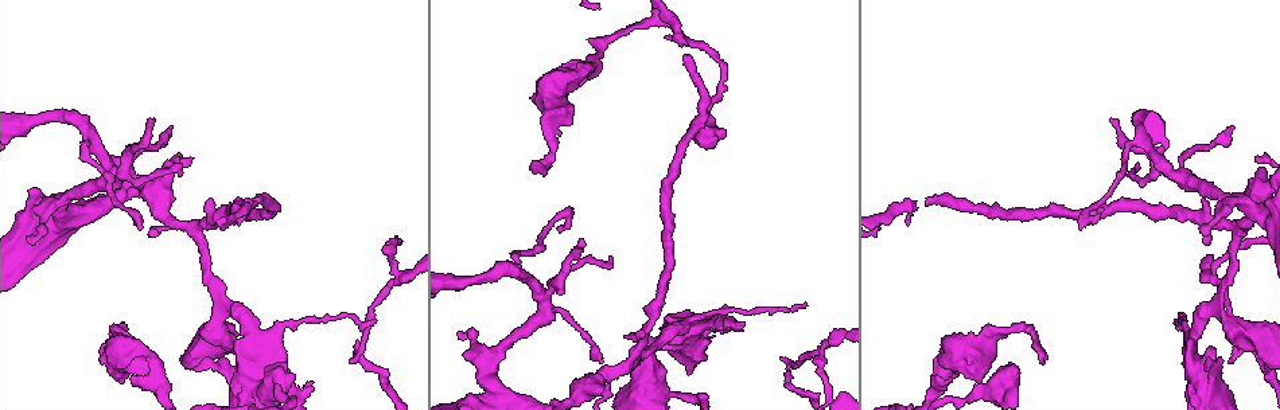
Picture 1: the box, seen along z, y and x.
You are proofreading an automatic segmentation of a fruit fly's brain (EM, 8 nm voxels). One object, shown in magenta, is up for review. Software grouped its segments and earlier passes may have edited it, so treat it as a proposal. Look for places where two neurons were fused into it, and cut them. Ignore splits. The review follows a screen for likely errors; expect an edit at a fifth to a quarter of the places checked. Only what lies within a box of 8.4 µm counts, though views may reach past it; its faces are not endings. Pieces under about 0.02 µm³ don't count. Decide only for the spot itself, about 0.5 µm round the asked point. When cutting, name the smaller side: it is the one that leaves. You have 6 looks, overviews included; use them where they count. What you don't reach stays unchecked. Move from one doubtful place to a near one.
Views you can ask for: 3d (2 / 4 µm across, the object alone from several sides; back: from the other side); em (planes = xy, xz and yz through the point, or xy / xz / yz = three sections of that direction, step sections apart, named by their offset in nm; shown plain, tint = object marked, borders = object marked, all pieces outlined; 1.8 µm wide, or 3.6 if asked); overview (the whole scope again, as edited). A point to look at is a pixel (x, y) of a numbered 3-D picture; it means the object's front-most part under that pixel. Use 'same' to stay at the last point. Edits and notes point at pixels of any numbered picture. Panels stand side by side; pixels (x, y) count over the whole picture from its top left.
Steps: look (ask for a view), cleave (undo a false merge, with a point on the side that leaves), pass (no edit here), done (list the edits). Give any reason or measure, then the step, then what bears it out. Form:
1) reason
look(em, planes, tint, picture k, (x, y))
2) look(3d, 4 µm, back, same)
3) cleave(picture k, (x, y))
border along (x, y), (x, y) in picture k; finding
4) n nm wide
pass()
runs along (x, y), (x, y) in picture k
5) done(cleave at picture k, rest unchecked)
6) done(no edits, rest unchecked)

abrupt turn
look(em, planes, tint, picture 1, (543, 299))

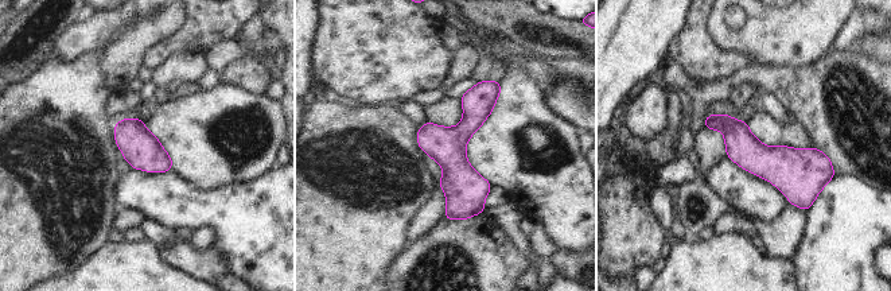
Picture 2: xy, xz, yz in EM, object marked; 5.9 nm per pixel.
200 nm wide
pass()
runs along (497, 86), (456, 138), (451, 216) in picture 2; all the same neuron

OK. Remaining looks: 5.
three arms meet
look(3d, 2 µm, picture 1, (1221, 299))

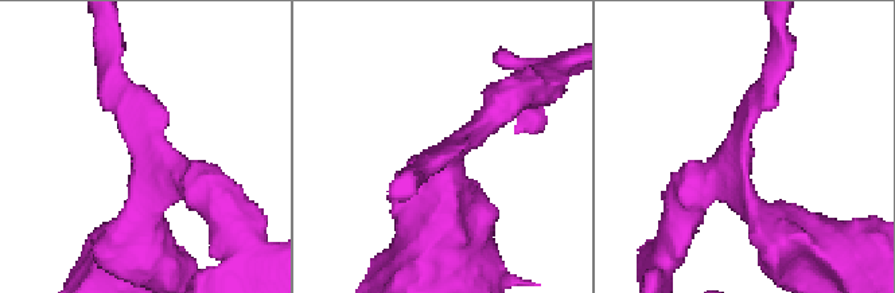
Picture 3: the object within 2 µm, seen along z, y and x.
3 arms; now the EM
look(em, 3.6 µm, yz, step 8, tint, picture 3, (743, 151))

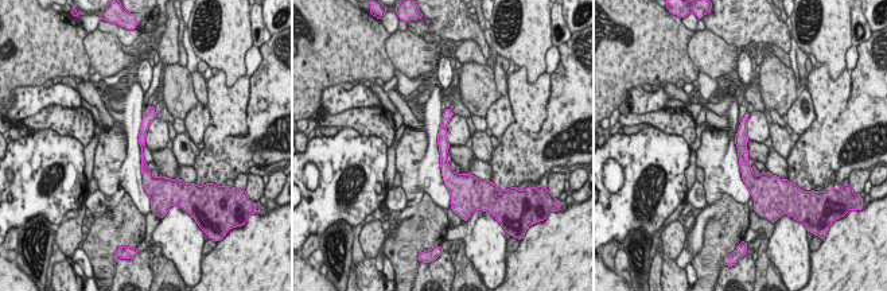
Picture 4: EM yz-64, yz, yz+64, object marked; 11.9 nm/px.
look(em, 3.6 µm, planes, tint, same)

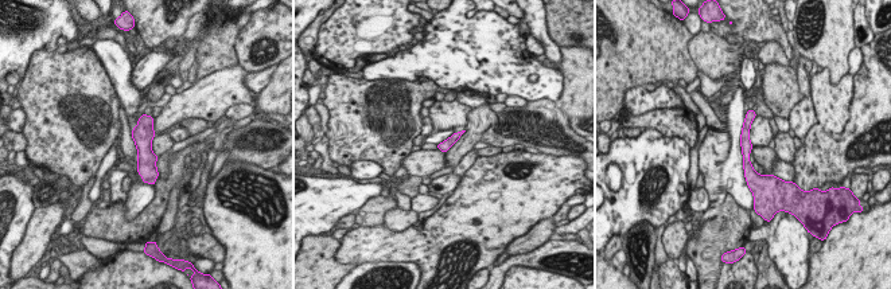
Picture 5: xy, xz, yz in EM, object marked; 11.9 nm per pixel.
pass()
runs along (750, 114), (746, 164), (754, 183) in picture 5; one neuron here

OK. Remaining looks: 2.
calibre changes
look(3d, 4 µm, picture 1, (273, 390))

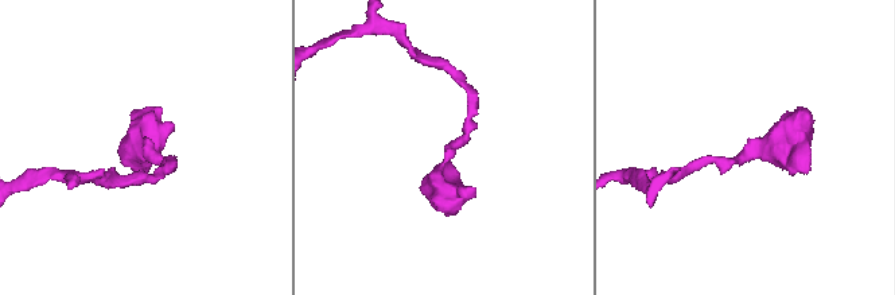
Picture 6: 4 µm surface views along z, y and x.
look(em, xy, step 4, tint, picture 6, (147, 149))

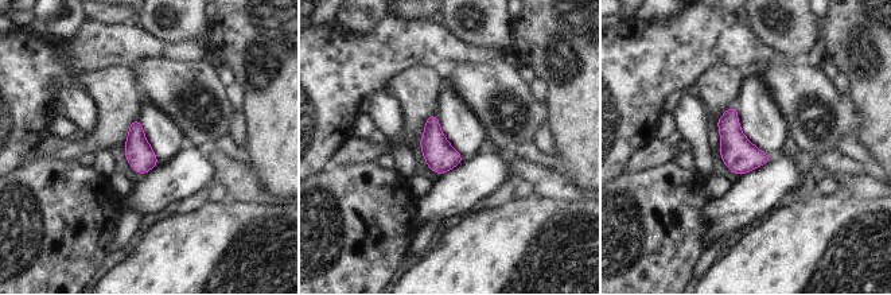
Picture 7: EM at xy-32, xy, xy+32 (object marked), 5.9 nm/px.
pass()
one neuron here

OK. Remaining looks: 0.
done(no edits, rest unchecked)

